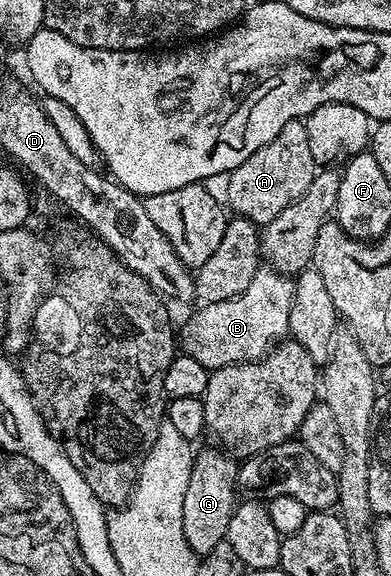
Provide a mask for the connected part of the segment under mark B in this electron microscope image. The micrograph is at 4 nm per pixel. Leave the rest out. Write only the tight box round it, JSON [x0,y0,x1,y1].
[181,266,295,370]

